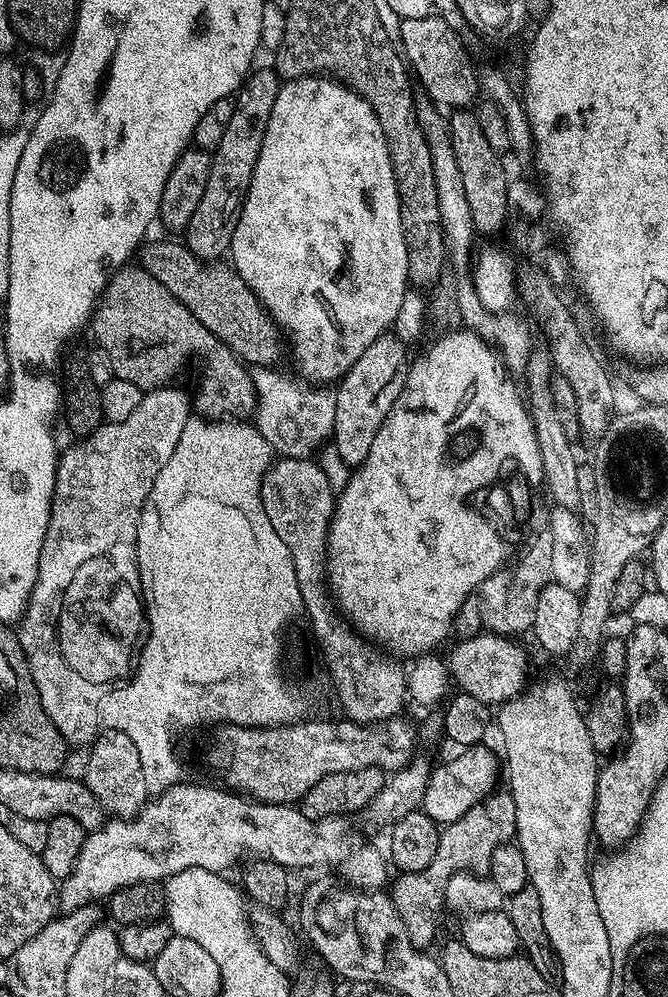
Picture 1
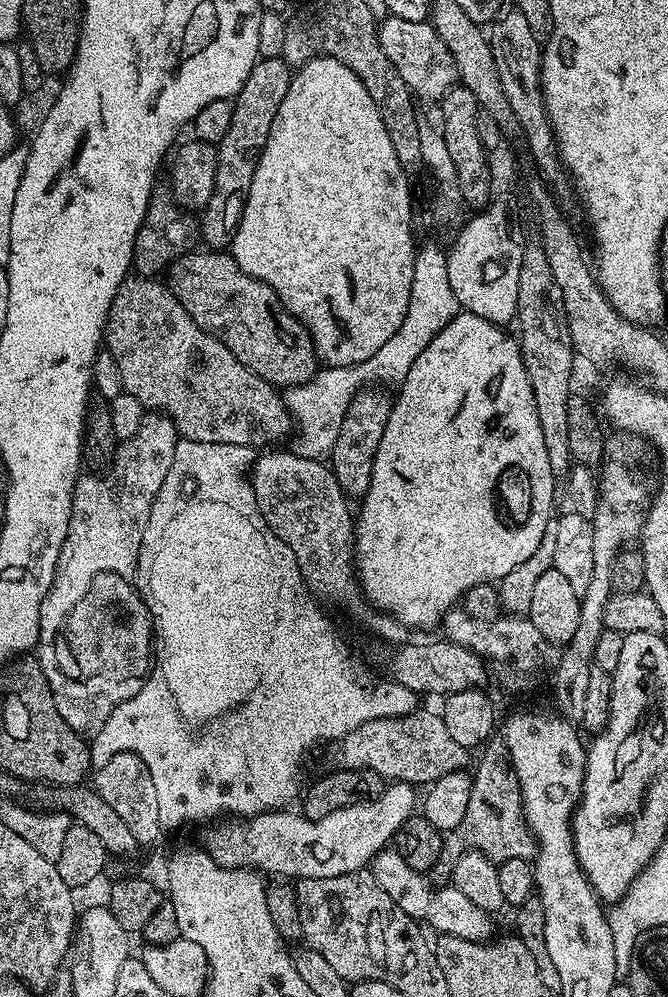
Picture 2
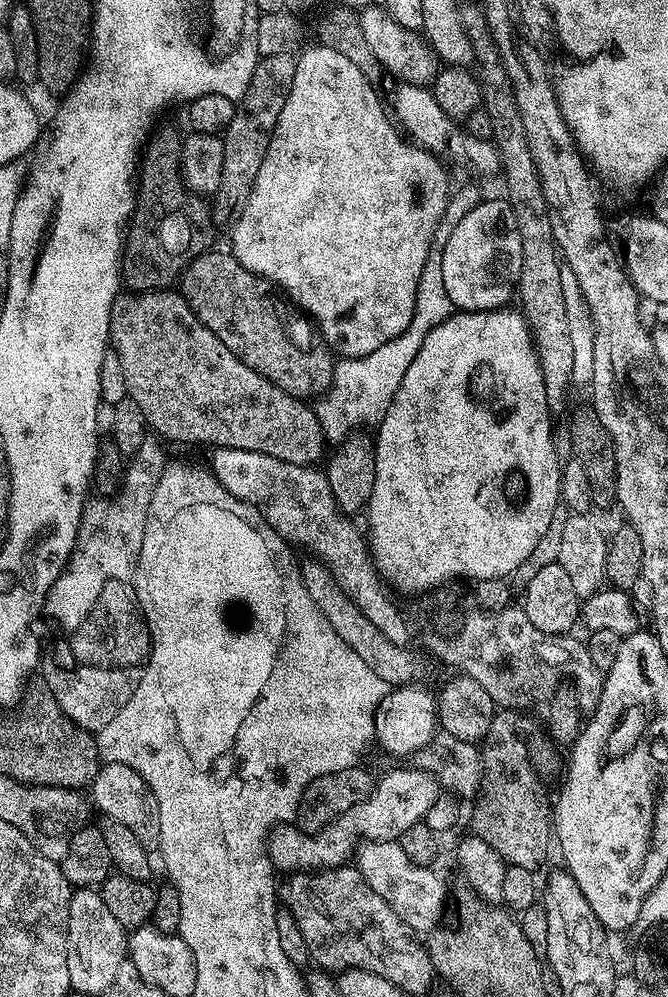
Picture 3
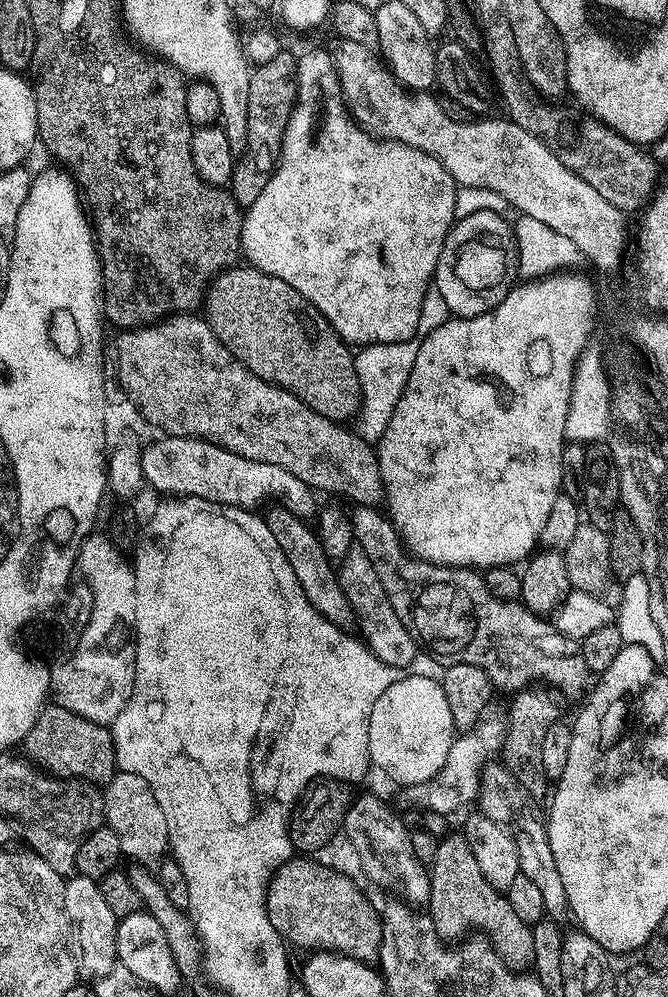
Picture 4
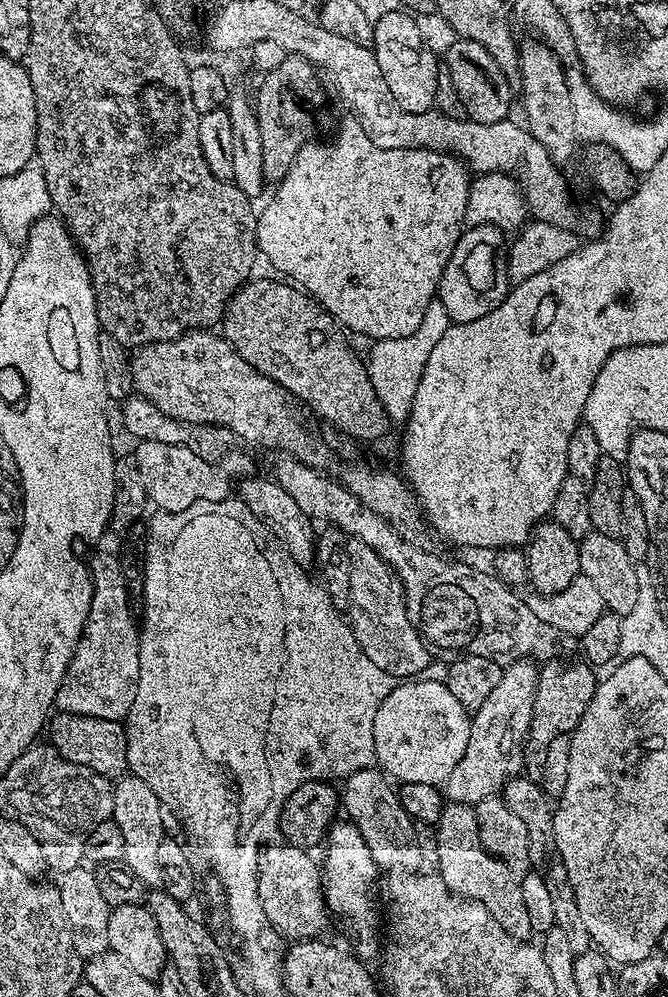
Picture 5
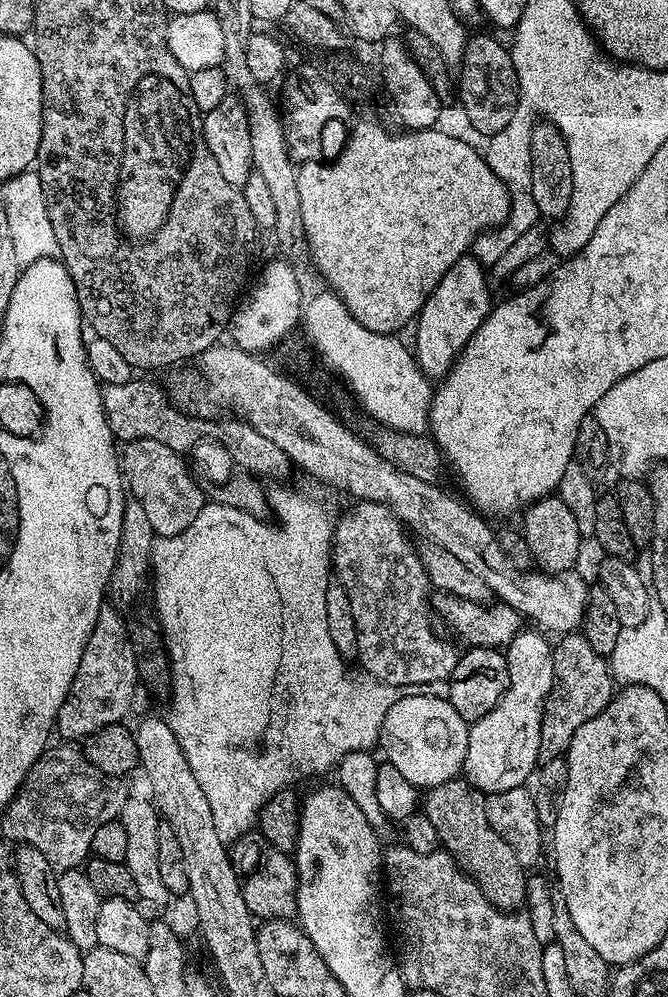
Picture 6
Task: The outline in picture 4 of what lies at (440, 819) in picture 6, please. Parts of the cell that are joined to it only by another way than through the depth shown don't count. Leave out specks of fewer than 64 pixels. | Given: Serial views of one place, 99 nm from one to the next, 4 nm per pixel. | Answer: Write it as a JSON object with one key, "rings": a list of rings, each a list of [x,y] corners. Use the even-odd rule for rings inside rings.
{"rings":[[[449,834],[436,845],[430,865],[430,898],[426,912],[432,917],[432,925],[441,940],[456,942],[472,933],[483,934],[507,968],[528,970],[533,967],[534,938],[530,925],[518,918],[505,893],[494,890],[494,886],[482,878],[482,870],[463,835]]]}

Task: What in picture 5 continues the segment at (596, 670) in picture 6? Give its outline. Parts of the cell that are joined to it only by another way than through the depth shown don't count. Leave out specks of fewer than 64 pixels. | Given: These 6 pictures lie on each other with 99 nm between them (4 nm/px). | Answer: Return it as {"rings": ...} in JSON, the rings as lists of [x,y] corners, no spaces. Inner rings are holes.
{"rings":[[[548,662],[539,669],[536,677],[536,693],[532,703],[532,721],[528,730],[528,740],[524,743],[523,771],[529,777],[540,775],[540,767],[546,758],[546,746],[554,742],[556,736],[568,736],[578,726],[590,698],[594,698],[598,676],[595,676],[593,665],[587,662],[580,664],[556,664]]]}

